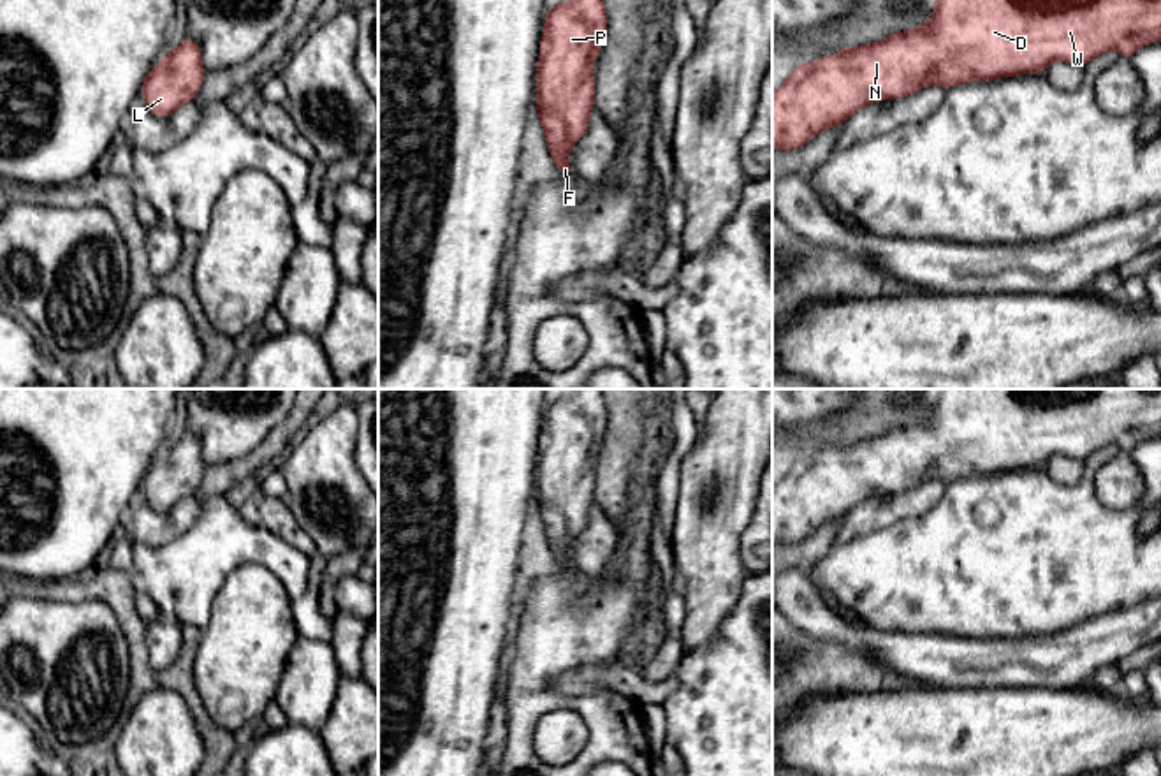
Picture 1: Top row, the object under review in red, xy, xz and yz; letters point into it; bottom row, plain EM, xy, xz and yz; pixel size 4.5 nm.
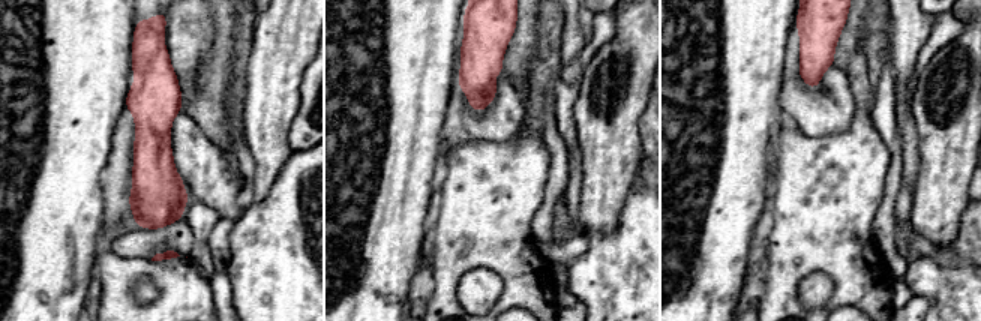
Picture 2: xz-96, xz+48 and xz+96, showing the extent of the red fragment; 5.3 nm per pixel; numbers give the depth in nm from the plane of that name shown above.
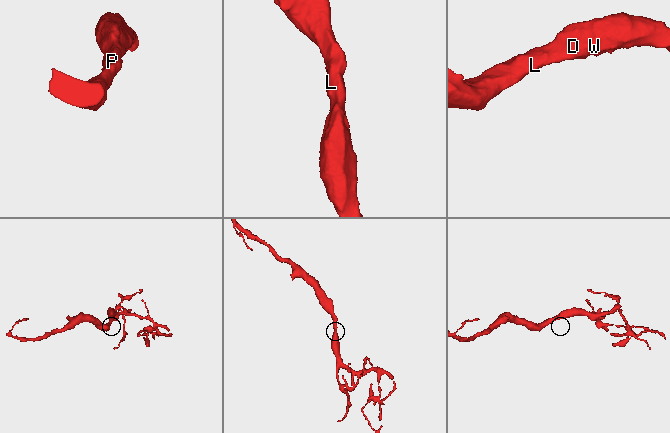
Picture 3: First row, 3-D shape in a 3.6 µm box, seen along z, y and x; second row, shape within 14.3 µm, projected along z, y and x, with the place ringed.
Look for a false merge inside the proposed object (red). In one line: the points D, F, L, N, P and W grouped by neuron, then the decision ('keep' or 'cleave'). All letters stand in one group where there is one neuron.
D F L N P W; keep

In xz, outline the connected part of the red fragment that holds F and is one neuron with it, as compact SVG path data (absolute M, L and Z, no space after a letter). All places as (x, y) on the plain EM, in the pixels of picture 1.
M577 389L573 396L556 394L545 408L537 459L537 507L558 568L572 570L575 563L566 549L586 528L595 503L593 458L607 429L607 405L602 389Z

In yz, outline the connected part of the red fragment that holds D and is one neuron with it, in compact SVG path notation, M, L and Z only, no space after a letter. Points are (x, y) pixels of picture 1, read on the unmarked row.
M936 389L927 417L888 433L844 443L792 465L772 487L772 544L795 545L820 526L841 521L853 507L878 494L908 491L925 480L946 484L969 475L1040 468L1061 454L1085 461L1105 445L1131 452L1142 440L1161 435L1161 389Z

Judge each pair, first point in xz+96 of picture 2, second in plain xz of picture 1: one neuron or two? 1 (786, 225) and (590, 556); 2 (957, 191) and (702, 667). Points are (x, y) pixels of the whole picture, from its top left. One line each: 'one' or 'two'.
1: two
2: two

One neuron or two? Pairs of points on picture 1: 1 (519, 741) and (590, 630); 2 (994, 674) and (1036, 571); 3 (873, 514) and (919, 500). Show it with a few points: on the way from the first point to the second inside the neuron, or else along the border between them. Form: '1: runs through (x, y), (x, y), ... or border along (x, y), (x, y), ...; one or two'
1: runs through (523, 713), (530, 687), (562, 655); one
2: border along (1051, 634), (968, 636); two
3: runs through (883, 511), (908, 504); one

